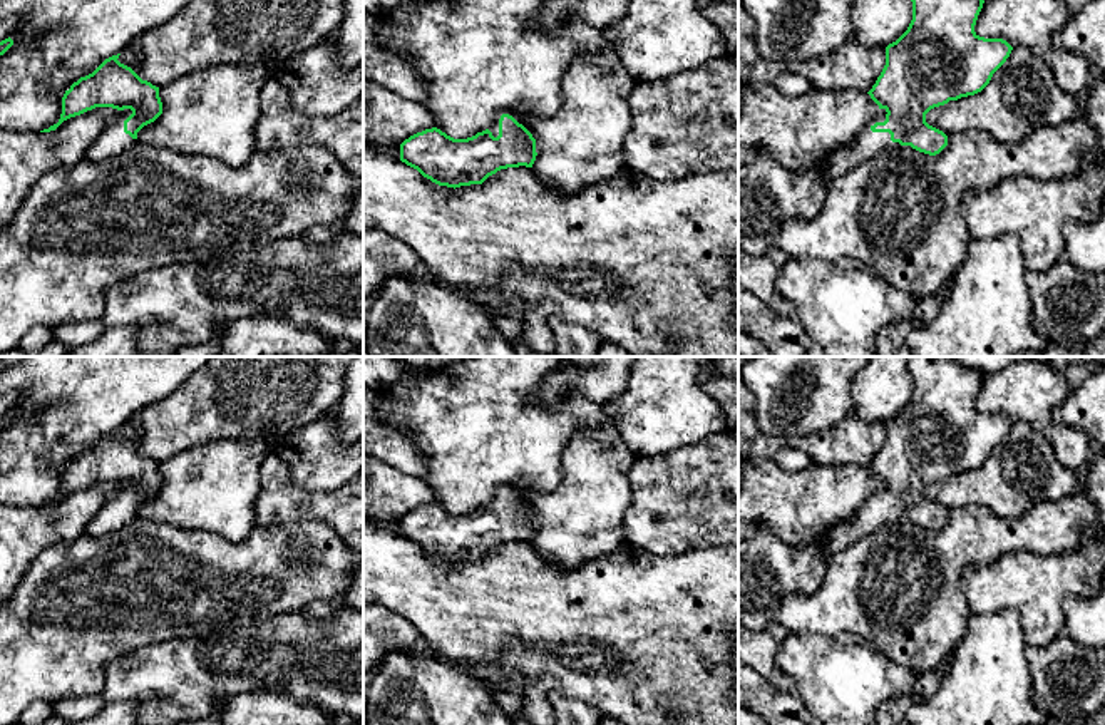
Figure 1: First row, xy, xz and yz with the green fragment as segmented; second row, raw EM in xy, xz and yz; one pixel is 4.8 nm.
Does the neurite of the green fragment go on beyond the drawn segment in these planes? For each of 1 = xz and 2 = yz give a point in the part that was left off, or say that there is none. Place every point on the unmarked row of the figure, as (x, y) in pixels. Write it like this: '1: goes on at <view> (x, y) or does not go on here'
1: goes on at xz (494, 503)
2: goes on at yz (866, 519)

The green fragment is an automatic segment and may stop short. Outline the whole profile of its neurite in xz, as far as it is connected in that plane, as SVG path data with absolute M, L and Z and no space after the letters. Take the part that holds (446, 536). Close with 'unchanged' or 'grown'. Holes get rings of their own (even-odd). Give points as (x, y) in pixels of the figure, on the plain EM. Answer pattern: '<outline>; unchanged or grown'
M499 487L492 501L467 514L454 514L437 502L400 519L400 536L439 561L482 559L507 542L532 542L536 514L511 487Z; grown

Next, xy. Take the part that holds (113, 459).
M119 430L105 434L92 449L74 457L62 472L59 497L40 506L55 506L64 496L95 482L117 484L121 492L105 502L85 526L85 534L92 537L116 532L134 522L137 507L162 489L159 462L121 439Z; grown

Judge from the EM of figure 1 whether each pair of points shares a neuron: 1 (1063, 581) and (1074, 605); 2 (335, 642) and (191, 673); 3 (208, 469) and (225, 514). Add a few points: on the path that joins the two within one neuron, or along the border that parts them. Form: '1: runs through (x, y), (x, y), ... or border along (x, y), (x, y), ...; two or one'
1: border along (1087, 596), (1069, 596), (1063, 601), (1062, 632); two
2: runs through (300, 655), (268, 655), (226, 663); one
3: runs through (208, 481), (223, 503); one

